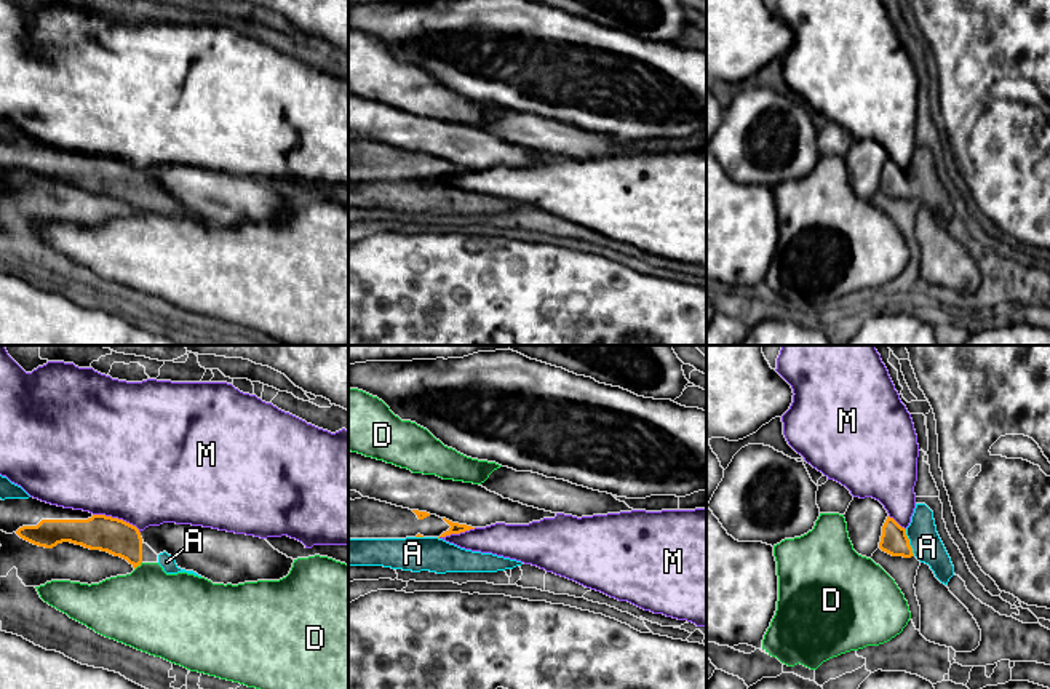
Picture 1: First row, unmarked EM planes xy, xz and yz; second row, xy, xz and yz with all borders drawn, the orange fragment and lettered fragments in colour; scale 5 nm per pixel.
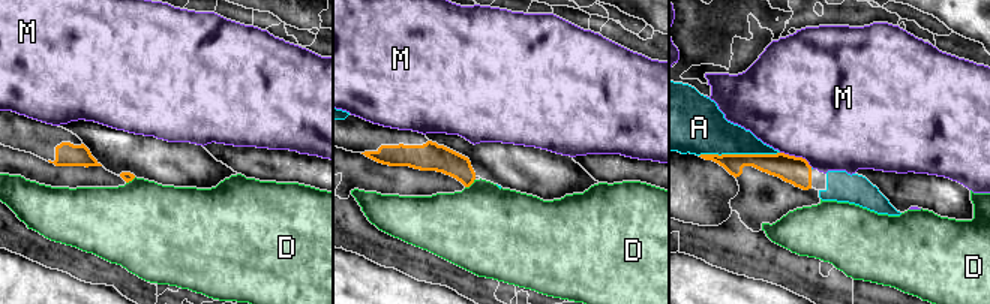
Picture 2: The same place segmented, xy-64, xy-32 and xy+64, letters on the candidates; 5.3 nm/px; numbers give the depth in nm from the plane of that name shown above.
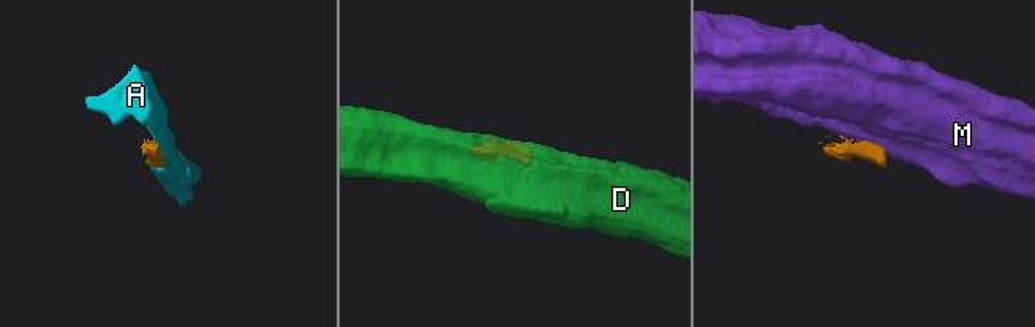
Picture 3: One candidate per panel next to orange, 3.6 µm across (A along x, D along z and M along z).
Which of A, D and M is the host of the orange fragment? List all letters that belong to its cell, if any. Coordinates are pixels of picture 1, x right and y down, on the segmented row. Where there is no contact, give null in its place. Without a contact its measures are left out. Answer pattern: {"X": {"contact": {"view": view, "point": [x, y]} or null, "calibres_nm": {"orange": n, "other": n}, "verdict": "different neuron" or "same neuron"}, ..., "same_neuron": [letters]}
{"A": {"contact": {"view": "yz", "point": [908, 542]}, "calibres_nm": {"orange": 140, "other": 160}, "verdict": "same neuron"}, "D": {"contact": {"view": "xy", "point": [138, 565]}, "calibres_nm": {"orange": 180, "other": 420}, "verdict": "different neuron"}, "M": {"contact": {"view": "xy", "point": [117, 518]}, "calibres_nm": {"orange": 180, "other": 500}, "verdict": "different neuron"}, "same_neuron": ["A"]}

